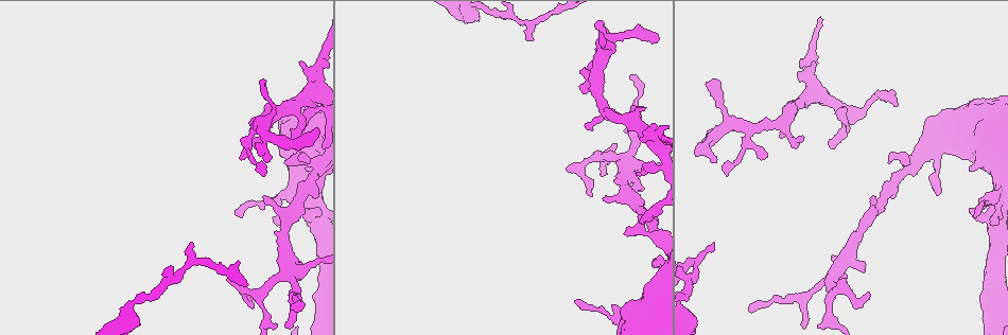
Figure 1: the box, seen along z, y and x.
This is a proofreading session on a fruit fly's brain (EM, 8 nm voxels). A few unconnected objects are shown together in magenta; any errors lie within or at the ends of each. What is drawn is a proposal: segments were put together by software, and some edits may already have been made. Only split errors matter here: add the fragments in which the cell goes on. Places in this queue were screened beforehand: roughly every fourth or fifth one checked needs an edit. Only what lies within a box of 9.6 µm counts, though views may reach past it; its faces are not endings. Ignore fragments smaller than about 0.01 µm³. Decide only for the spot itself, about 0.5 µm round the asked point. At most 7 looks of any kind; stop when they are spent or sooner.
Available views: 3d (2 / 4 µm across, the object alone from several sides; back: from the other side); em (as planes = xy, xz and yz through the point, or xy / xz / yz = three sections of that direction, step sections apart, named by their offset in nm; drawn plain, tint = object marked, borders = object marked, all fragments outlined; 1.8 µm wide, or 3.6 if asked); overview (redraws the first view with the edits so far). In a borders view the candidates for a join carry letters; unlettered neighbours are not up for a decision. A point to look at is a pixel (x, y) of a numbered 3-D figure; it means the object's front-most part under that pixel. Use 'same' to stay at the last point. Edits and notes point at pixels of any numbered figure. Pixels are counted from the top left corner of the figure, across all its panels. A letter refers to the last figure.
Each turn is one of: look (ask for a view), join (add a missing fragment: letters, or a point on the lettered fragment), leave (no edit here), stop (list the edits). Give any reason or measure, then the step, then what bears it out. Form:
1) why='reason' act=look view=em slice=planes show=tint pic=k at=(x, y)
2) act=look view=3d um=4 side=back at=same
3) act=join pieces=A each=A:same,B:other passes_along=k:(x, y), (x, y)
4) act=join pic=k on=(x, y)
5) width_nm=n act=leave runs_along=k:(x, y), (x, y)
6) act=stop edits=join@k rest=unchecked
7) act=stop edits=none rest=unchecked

why='free end' act=look view=em slice=planes show=borders pic=1 at=(727, 174)

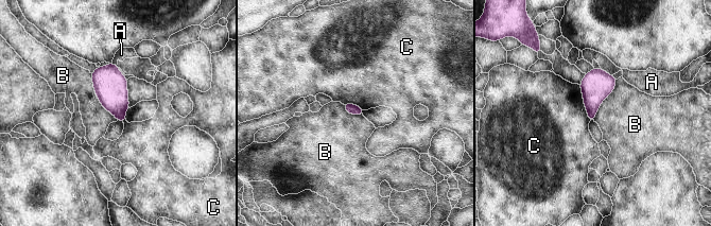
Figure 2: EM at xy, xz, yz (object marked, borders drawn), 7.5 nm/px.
longest_contact=B:420nm act=leave each=A:other,B:other,C:other found='none of them fits'

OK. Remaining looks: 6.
act=look view=3d um=4 pic=1 at=(640, 138)

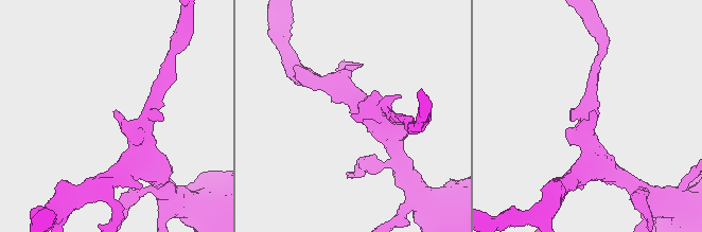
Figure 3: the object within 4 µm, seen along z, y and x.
why='now the EM' act=look view=em slice=planes show=borders pic=3 at=(114, 111)

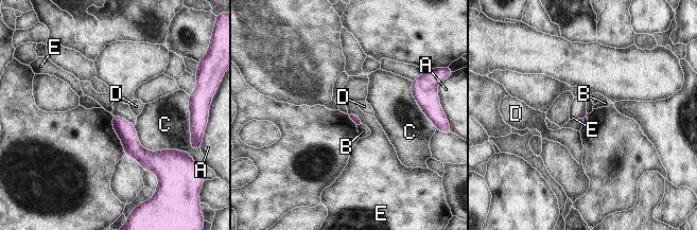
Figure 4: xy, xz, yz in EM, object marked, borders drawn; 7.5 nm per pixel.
act=leave each=A:other,B:other,C:other,D:other,E:other runs_along=4:(115, 118), (131, 144), (152, 165) found='no lettered fragment goes on from it'

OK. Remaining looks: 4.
why='free end' act=look view=3d um=2 pic=1 at=(846, 131)

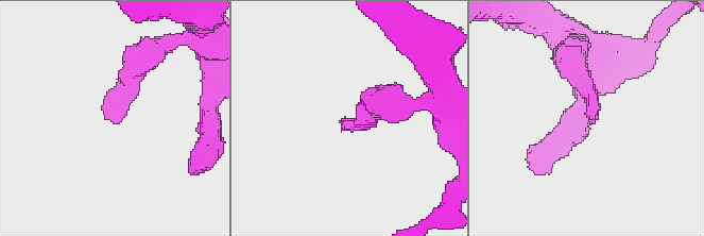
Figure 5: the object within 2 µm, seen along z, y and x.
act=look view=em slice=xz step=16 show=tint pic=5 at=(347, 122)

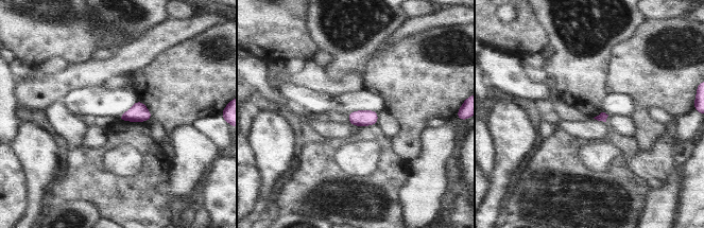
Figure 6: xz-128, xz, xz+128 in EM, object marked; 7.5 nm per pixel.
act=look view=em slice=planes show=borders at=same

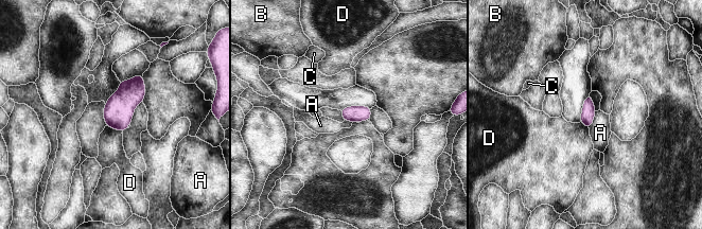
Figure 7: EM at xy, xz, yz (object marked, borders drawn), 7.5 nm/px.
width_nm=110 act=leave each=A:other,B:other,C:other,D:other border=7:(596, 111), (592, 125), (589, 128) found='no lettered fragment goes on from it'

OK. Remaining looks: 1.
act=stop edits=none rest=unchecked

